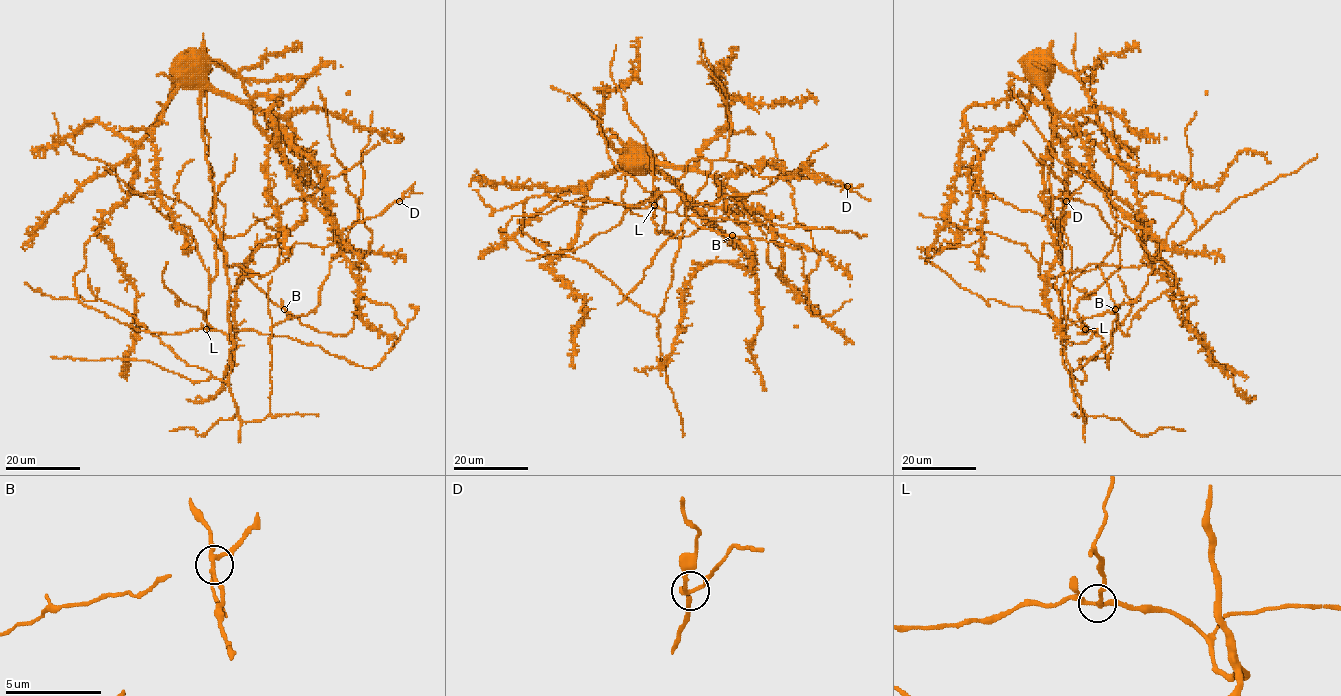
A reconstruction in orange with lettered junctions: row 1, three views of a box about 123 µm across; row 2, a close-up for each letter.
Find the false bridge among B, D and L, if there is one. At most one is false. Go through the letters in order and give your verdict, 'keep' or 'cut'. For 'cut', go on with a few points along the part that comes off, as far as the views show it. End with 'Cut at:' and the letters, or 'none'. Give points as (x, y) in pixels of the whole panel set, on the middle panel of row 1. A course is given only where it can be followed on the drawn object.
B: cut
D: keep
L: keep
Cut at: B

